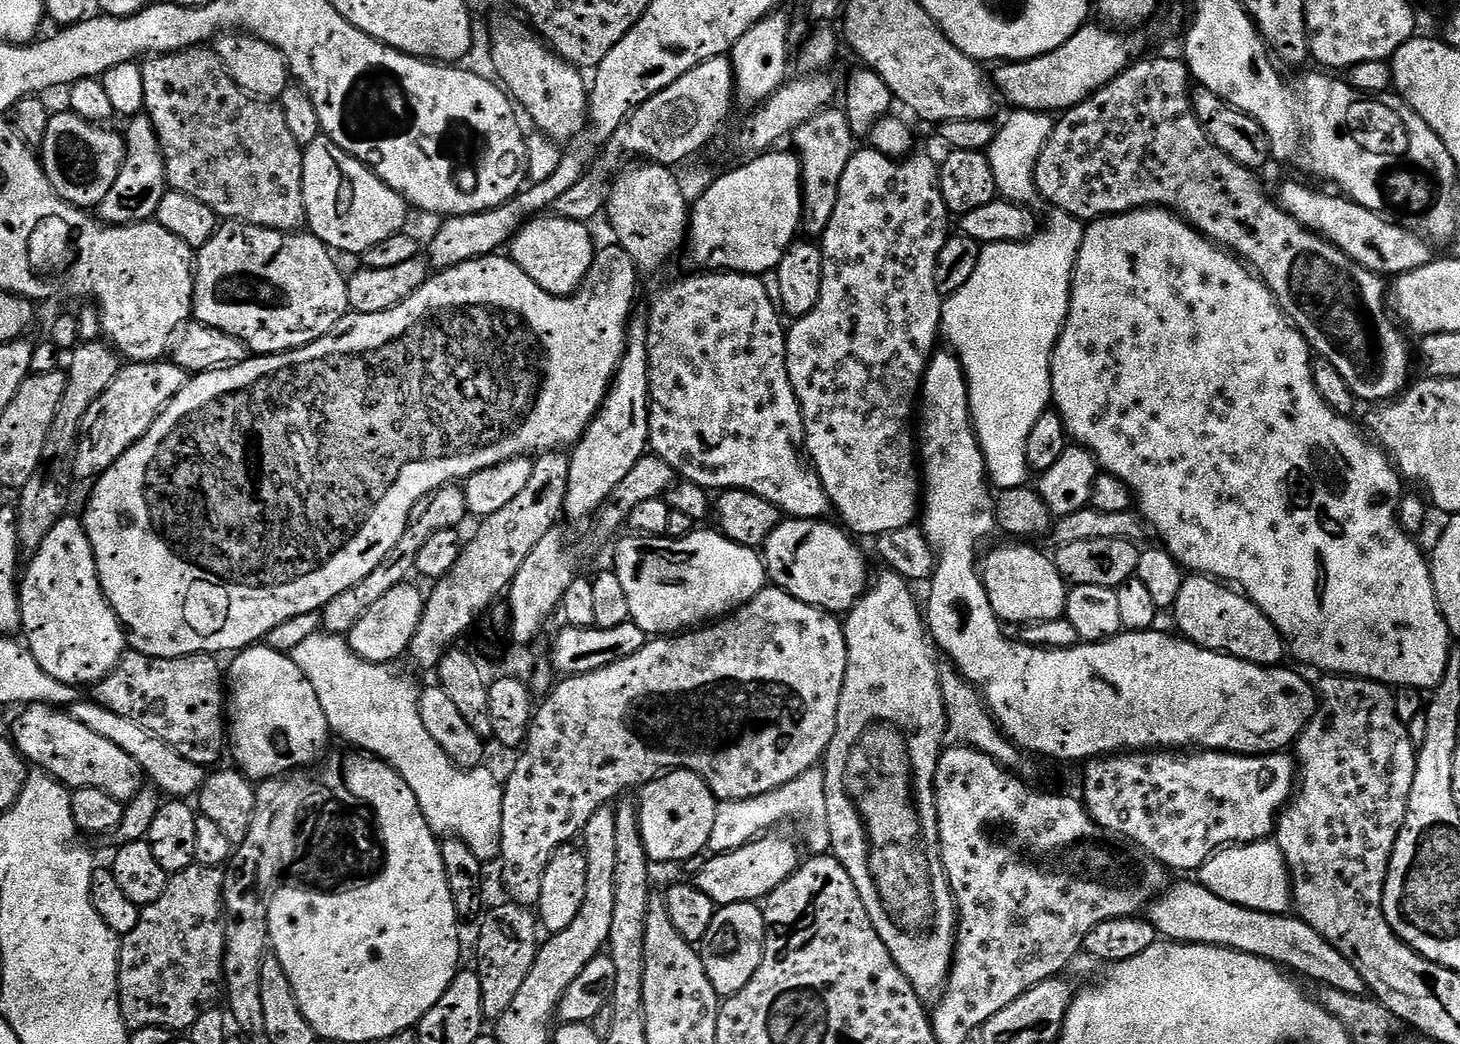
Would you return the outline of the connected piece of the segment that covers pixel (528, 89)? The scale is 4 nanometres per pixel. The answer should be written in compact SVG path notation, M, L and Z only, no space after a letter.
M500 20L492 32L492 68L495 79L506 89L509 97L522 109L523 115L536 123L537 133L544 133L555 142L572 140L584 129L590 119L588 101L590 99L589 81L584 81L585 73L573 64L567 64L561 56L557 56L539 35L527 23L519 24L516 20Z

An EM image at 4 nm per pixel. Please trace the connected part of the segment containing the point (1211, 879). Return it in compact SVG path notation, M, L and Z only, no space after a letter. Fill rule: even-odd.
M1271 839L1254 844L1237 844L1220 849L1198 869L1199 879L1218 898L1259 912L1289 911L1292 904L1292 881L1282 850Z

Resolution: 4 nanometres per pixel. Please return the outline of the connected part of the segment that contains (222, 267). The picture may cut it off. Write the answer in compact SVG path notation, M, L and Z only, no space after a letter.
M221 223L210 242L194 256L195 323L238 338L249 353L257 356L304 348L335 332L336 323L349 315L348 282L335 258L328 245L303 231L279 232L253 224Z

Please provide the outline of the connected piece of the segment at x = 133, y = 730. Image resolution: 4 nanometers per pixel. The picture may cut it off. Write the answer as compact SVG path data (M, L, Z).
M81 702L73 705L70 708L70 715L78 722L90 726L90 730L94 730L94 734L102 734L102 738L110 738L110 742L114 742L114 746L126 750L126 754L130 754L130 758L134 758L134 762L140 767L141 773L147 779L149 776L157 784L155 787L165 797L192 798L199 793L200 787L203 786L206 772L201 765L182 758L182 754L178 754L166 742L162 742L157 736L152 735L150 730L138 726L138 722L130 722L130 718L122 718L122 714L114 714L114 710L104 708L95 702L89 702L89 704Z

